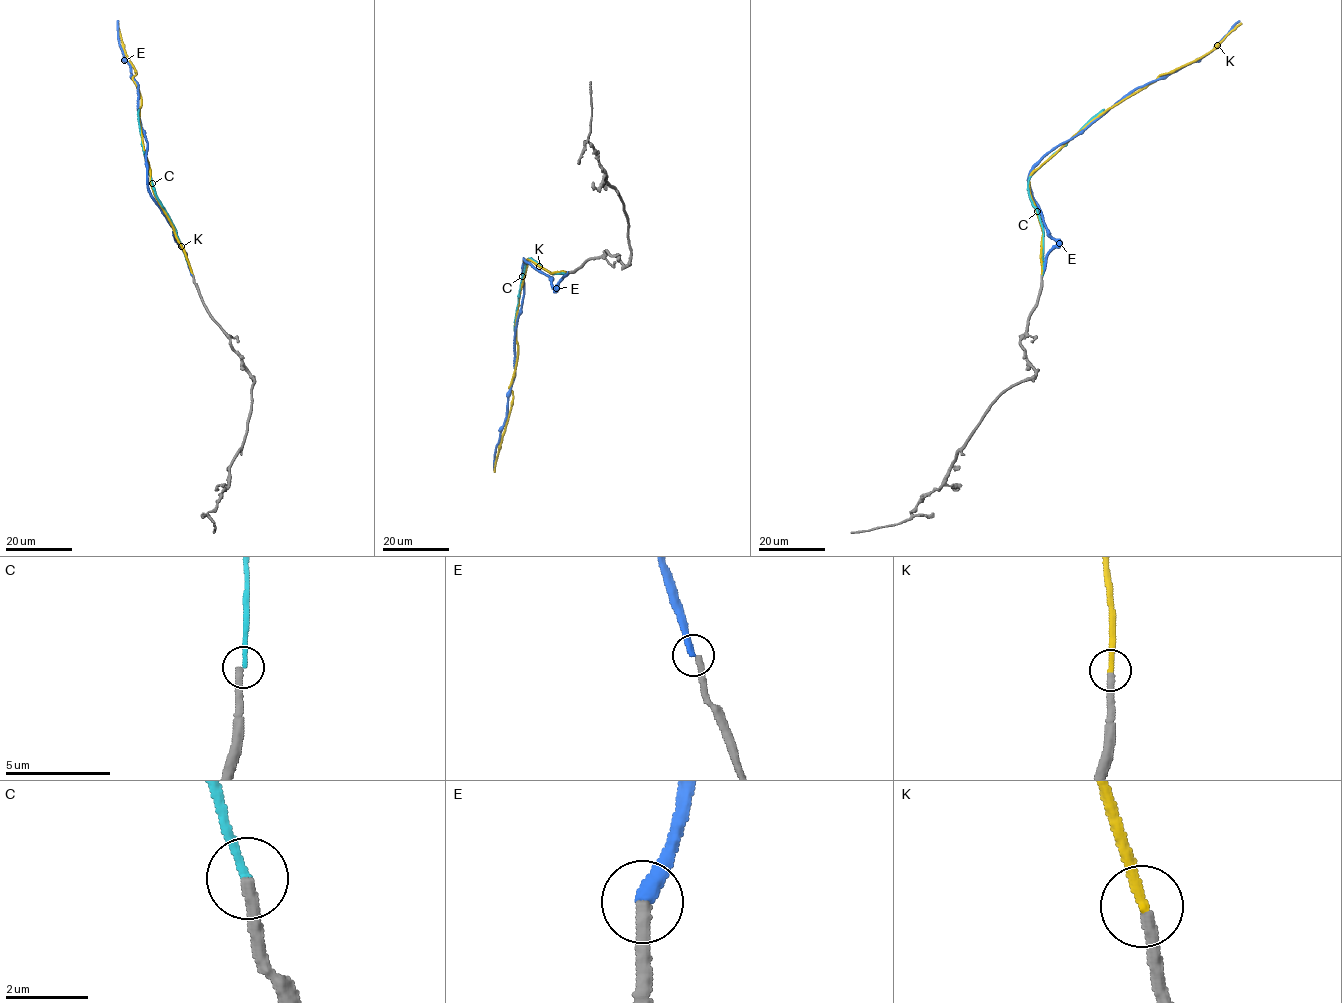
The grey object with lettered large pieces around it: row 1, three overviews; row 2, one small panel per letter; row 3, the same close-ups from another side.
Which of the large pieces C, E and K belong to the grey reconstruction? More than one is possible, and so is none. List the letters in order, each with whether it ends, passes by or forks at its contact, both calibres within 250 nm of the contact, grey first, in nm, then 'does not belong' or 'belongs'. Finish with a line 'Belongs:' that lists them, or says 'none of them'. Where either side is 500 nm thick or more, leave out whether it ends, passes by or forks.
C: it ends there; 320 nm thick on the grey side, 200 nm on the other; does not belong
E: it ends there; 320 nm thick on the grey side, 380 nm on the other; does not belong
K: it ends there; 320 nm thick on the grey side, 280 nm on the other; belongs
Belongs: K

